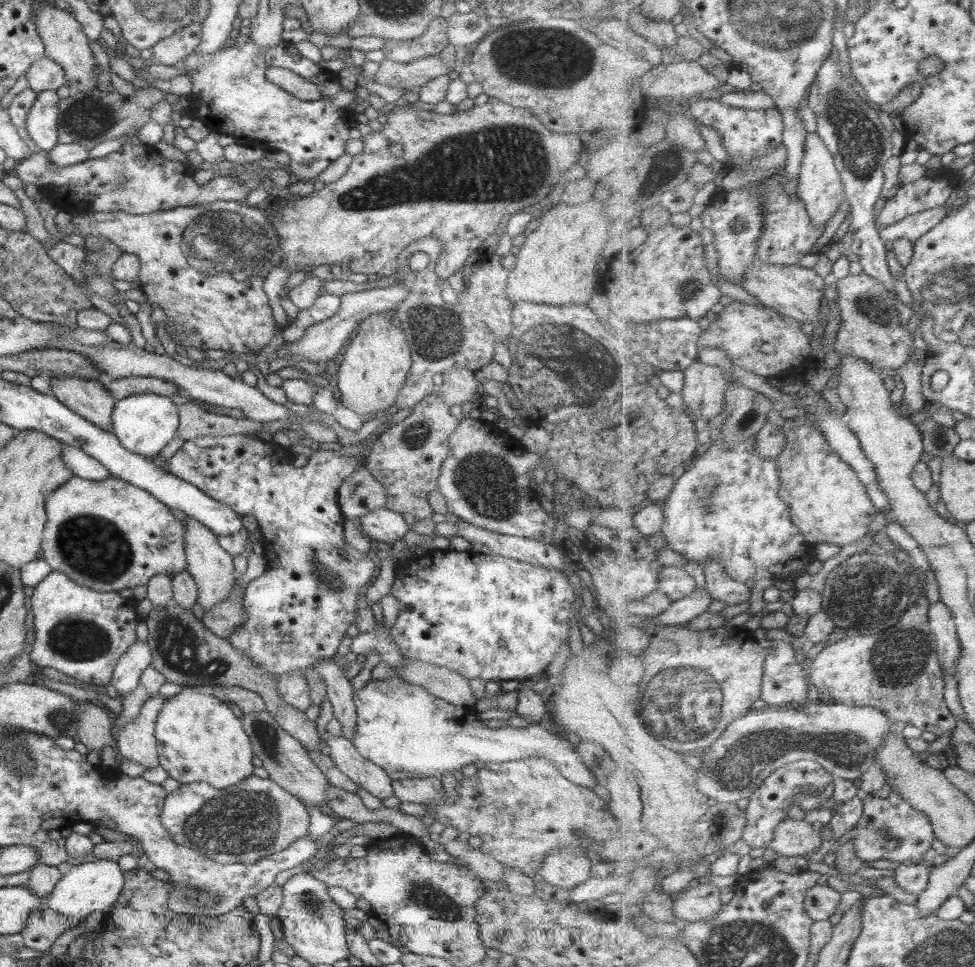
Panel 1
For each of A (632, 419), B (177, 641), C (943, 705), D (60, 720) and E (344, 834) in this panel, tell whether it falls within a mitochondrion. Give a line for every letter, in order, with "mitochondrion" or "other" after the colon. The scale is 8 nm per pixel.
A: other
B: mitochondrion
C: other
D: mitochondrion
E: other

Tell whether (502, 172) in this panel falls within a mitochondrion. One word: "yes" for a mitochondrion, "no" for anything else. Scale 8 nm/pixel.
yes

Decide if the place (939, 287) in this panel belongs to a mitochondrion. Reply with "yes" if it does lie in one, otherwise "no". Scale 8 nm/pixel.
yes

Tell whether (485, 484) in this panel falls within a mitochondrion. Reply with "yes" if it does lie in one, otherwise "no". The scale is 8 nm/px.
yes

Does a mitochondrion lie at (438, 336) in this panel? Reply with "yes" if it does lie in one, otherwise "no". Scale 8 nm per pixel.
yes

